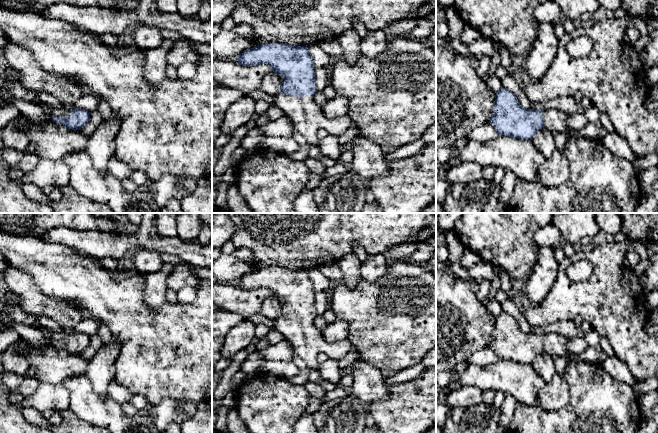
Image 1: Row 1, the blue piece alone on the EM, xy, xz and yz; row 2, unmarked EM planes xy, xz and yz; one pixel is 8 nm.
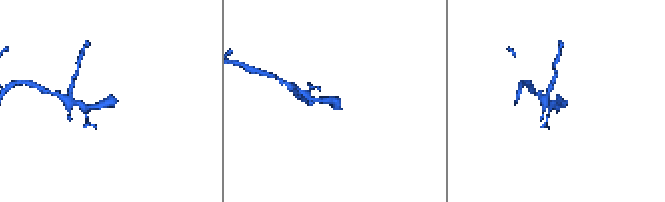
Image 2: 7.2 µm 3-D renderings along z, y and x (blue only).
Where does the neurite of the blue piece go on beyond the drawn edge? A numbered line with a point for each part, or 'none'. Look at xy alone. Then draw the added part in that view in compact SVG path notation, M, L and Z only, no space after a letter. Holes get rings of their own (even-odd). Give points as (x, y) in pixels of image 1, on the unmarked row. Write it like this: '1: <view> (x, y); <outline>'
1: xy (61, 336); M60 331L60 332L54 332L52 334L52 340L55 340L57 342L66 342L68 339L71 338L71 335L64 332L64 331Z

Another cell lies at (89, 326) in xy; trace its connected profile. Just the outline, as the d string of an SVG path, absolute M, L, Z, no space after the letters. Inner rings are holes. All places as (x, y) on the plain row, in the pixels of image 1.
M86 317L81 320L76 326L74 326L74 332L83 333L87 336L93 336L97 333L99 327L99 322L94 318Z

